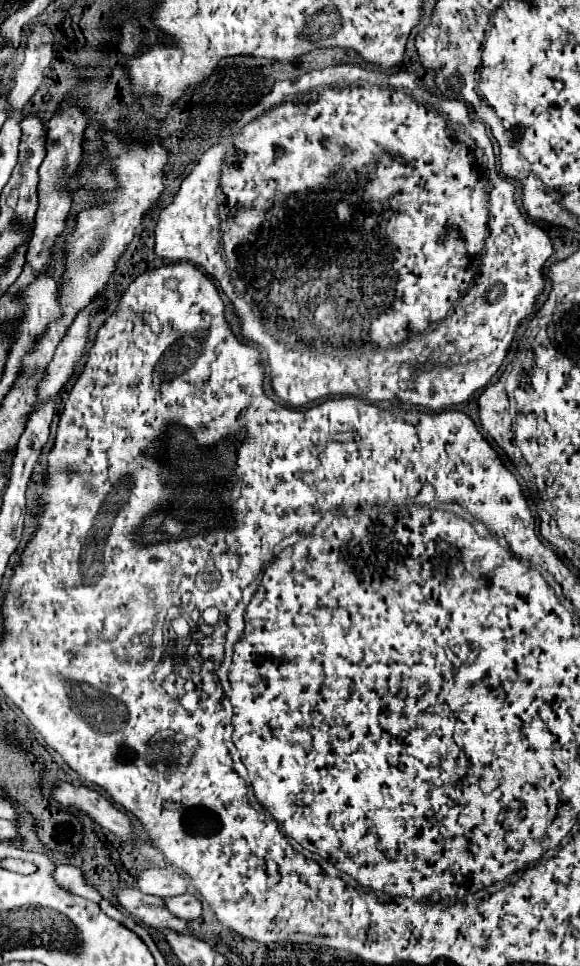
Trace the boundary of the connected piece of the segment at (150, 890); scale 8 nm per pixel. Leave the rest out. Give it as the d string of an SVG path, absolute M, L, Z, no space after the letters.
M152 867L146 869L138 875L138 889L142 893L148 895L156 895L156 897L176 897L176 895L184 895L188 885L186 879L170 869L160 869L160 867Z

